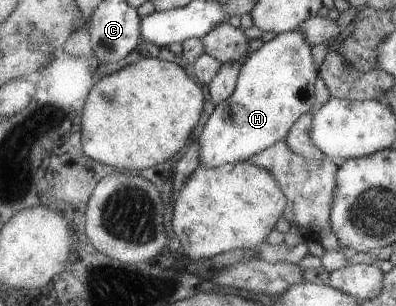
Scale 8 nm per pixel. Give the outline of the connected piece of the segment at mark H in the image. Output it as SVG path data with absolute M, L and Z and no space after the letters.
M296 28L277 34L246 58L236 93L216 107L198 140L201 163L209 167L242 164L285 140L299 117L317 104L315 82L320 78L320 67L315 67L313 45L305 31Z

